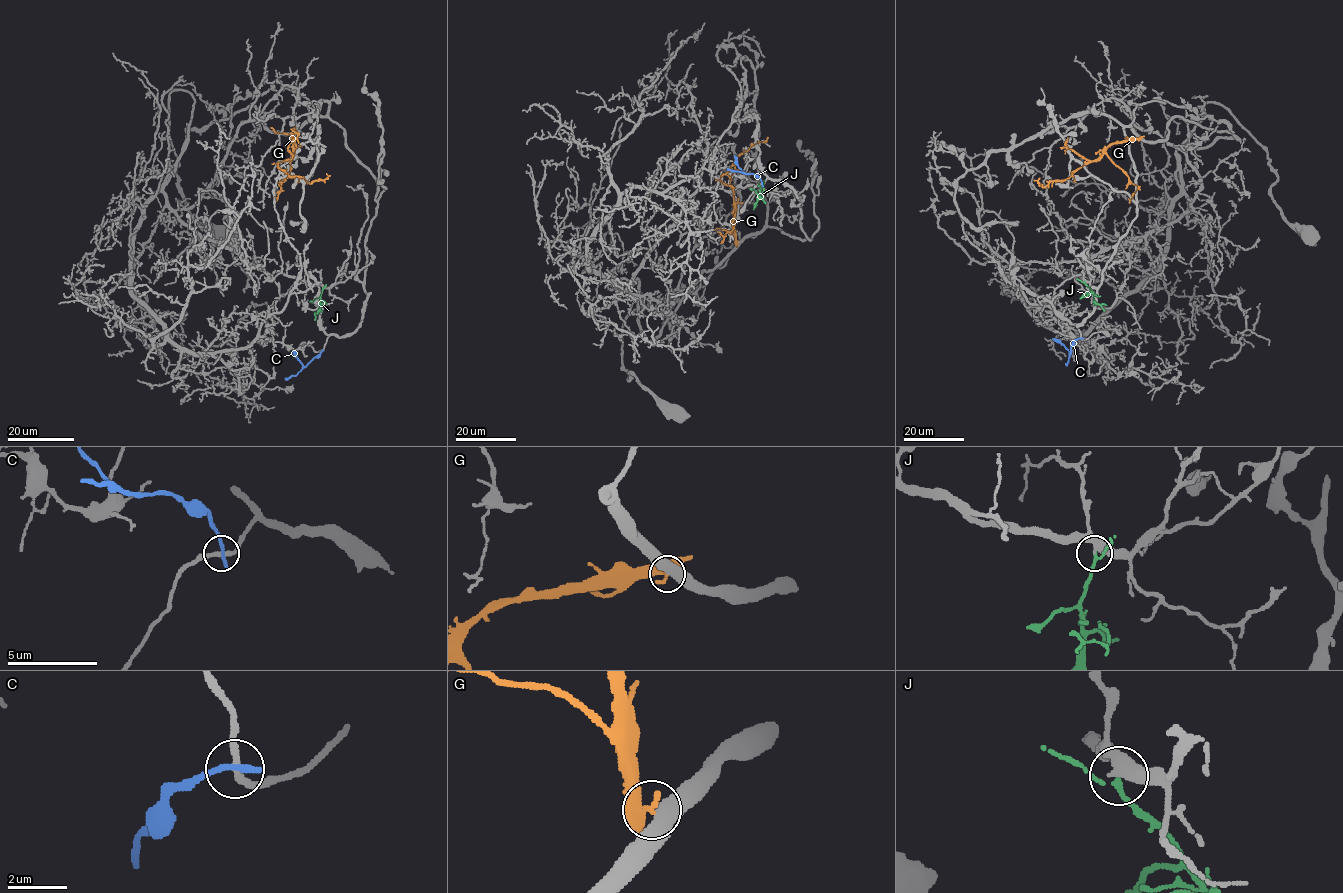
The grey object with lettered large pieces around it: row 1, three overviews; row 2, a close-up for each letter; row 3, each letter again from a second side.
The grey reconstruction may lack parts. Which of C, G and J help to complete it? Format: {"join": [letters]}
{"join": ["J"]}

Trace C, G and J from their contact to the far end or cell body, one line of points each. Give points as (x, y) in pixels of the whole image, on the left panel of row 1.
C: (323, 350), (305, 366), (292, 351)
G: (296, 130), (293, 131), (291, 157), (277, 165), (288, 175), (300, 176), (310, 183), (330, 175)
J: (322, 287), (320, 310), (315, 314), (315, 320)

